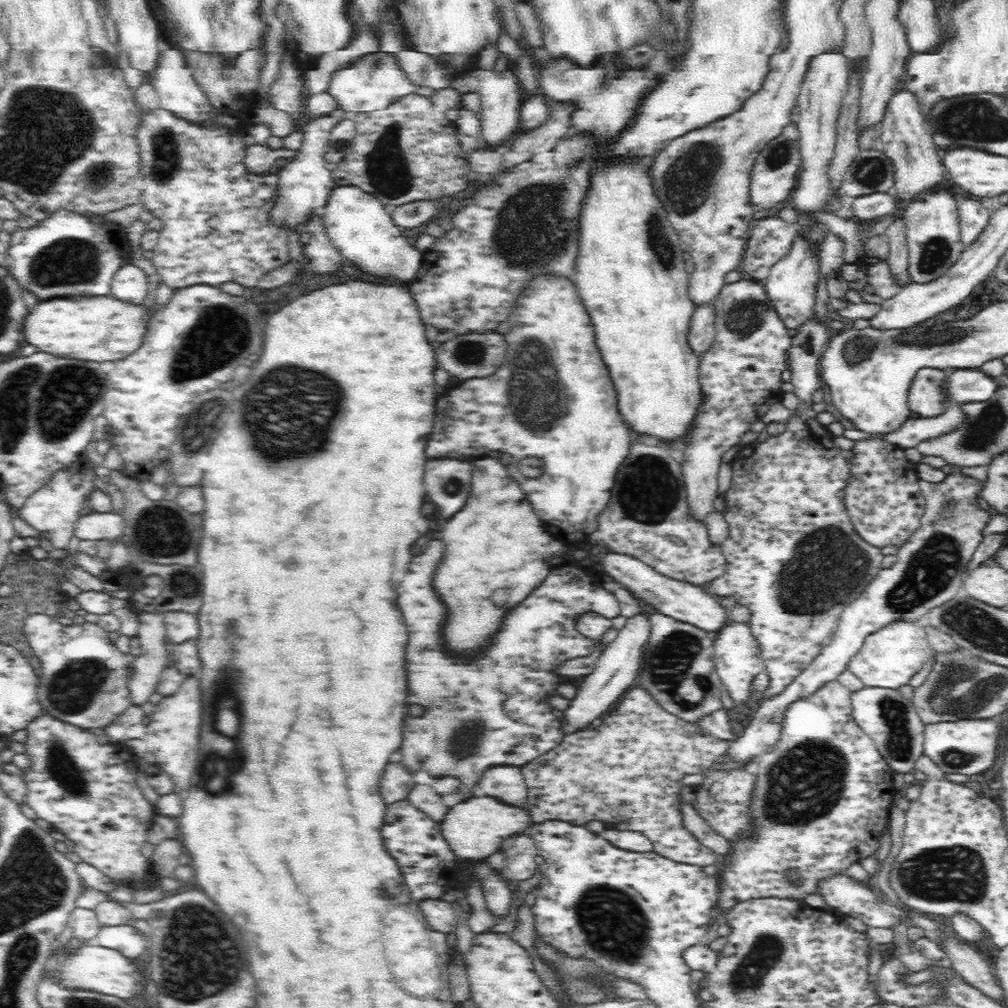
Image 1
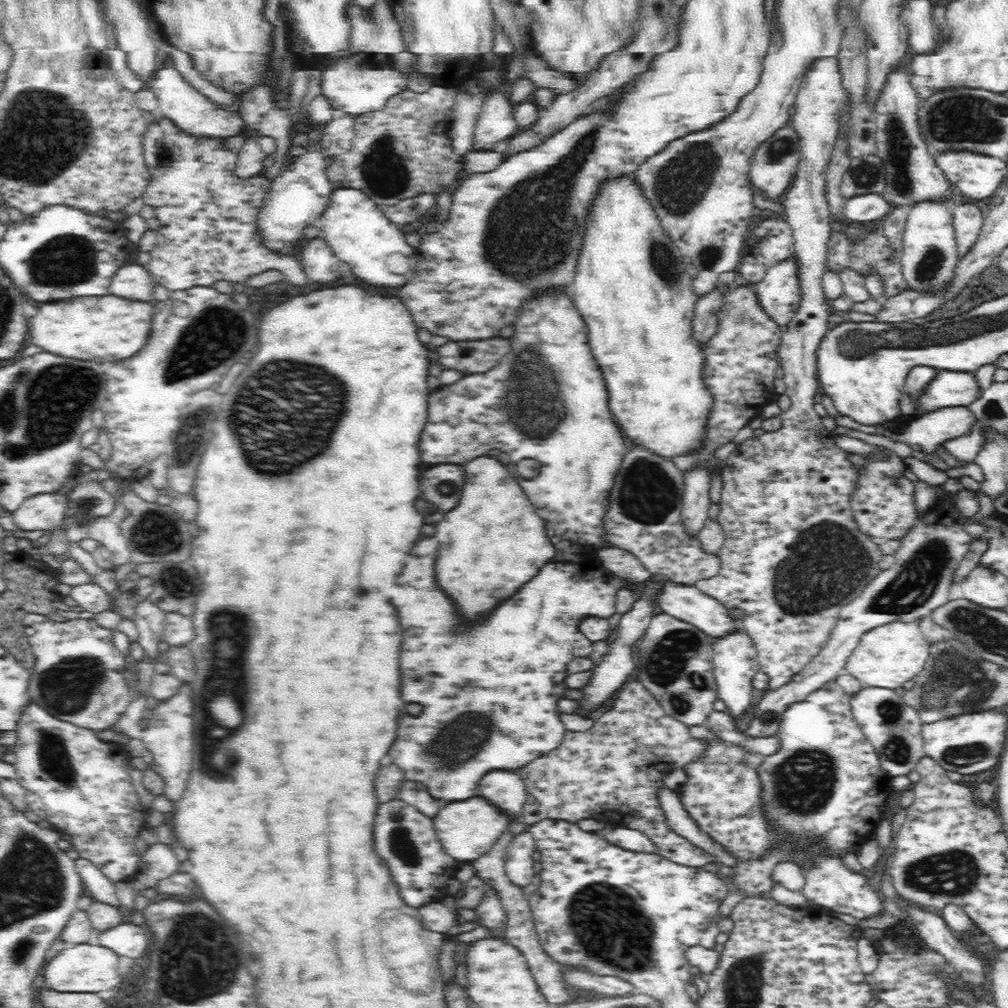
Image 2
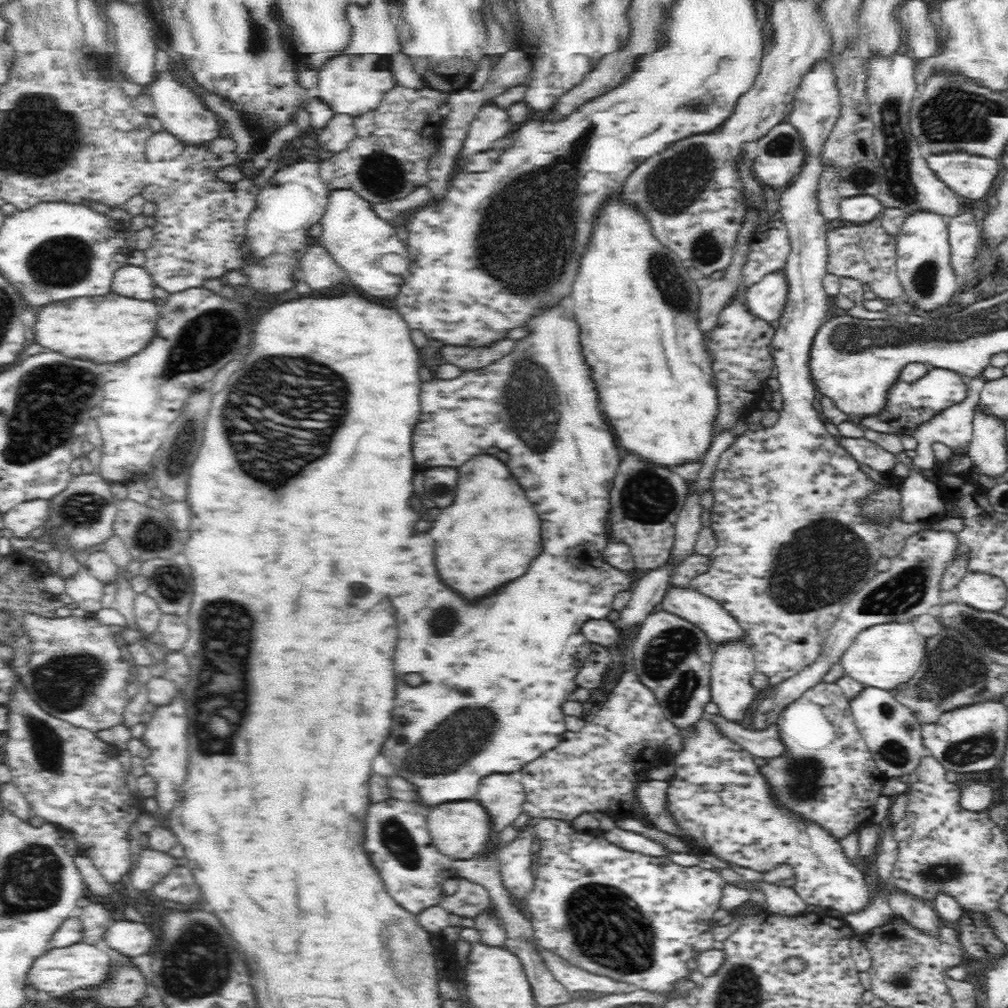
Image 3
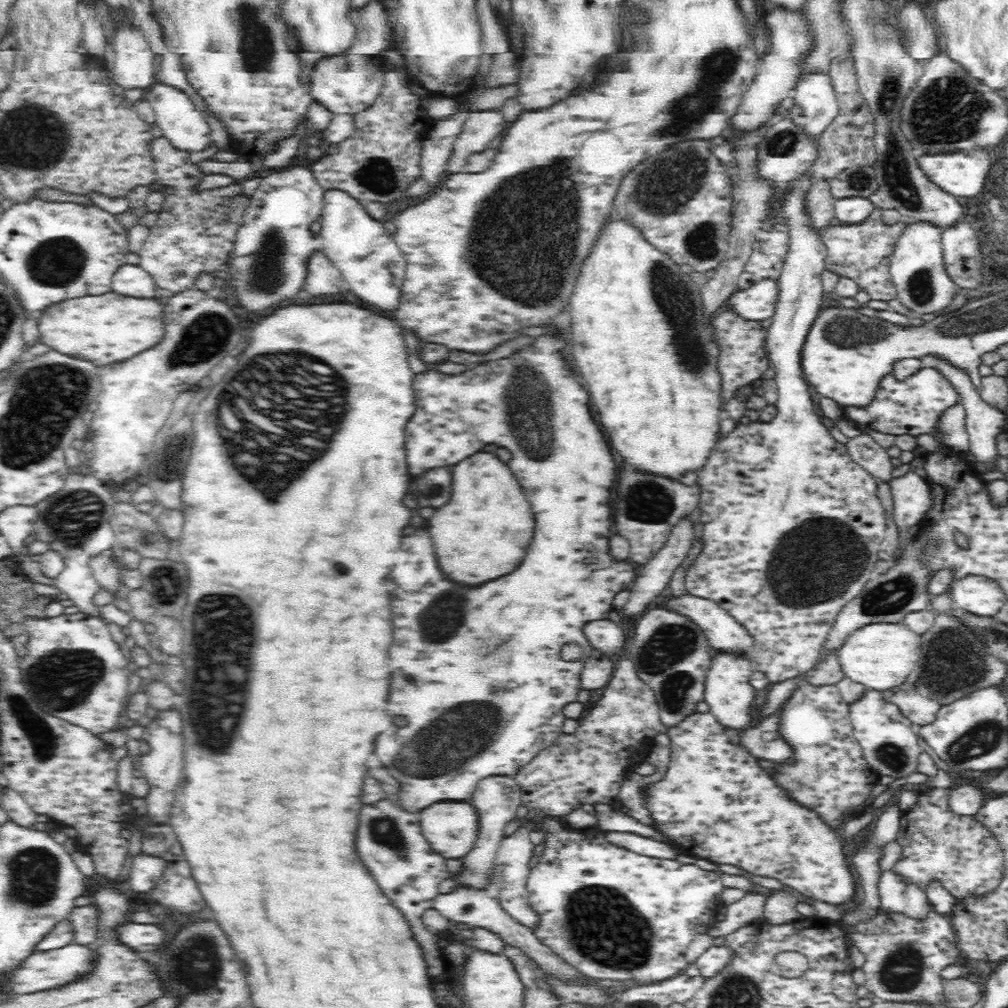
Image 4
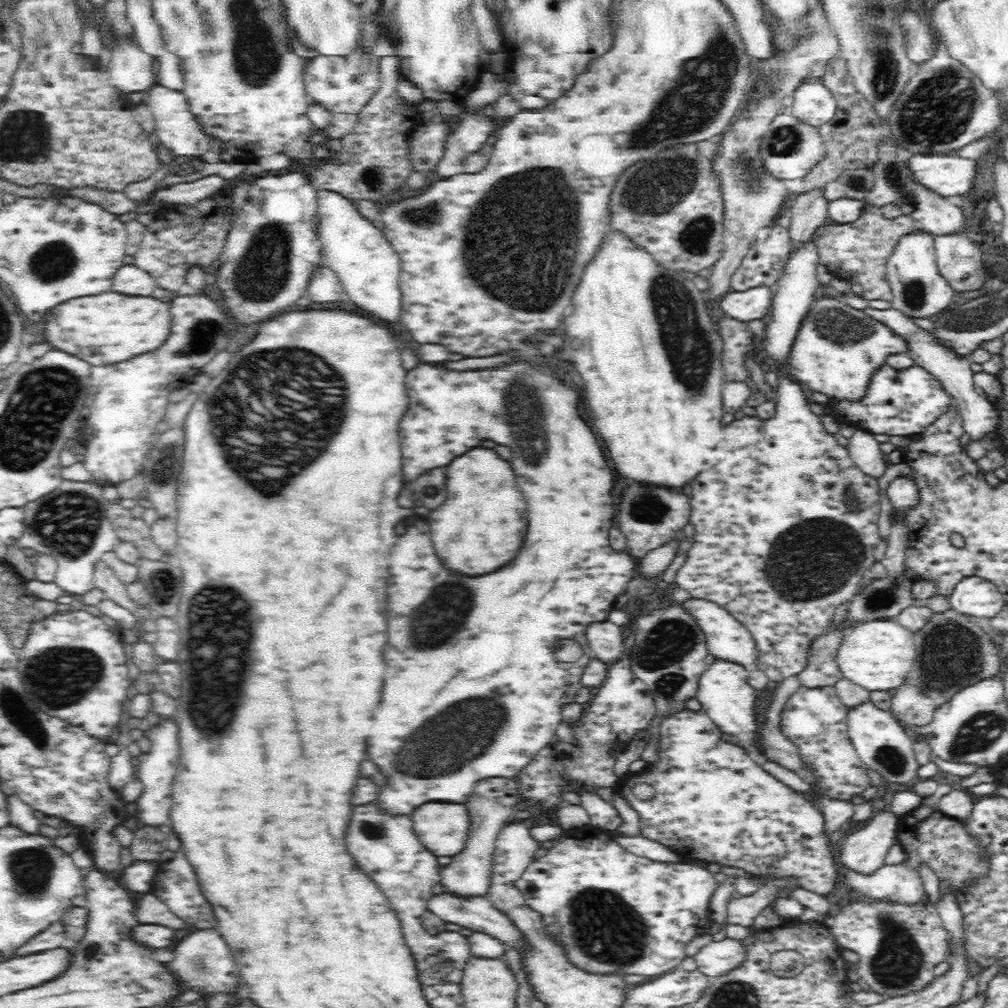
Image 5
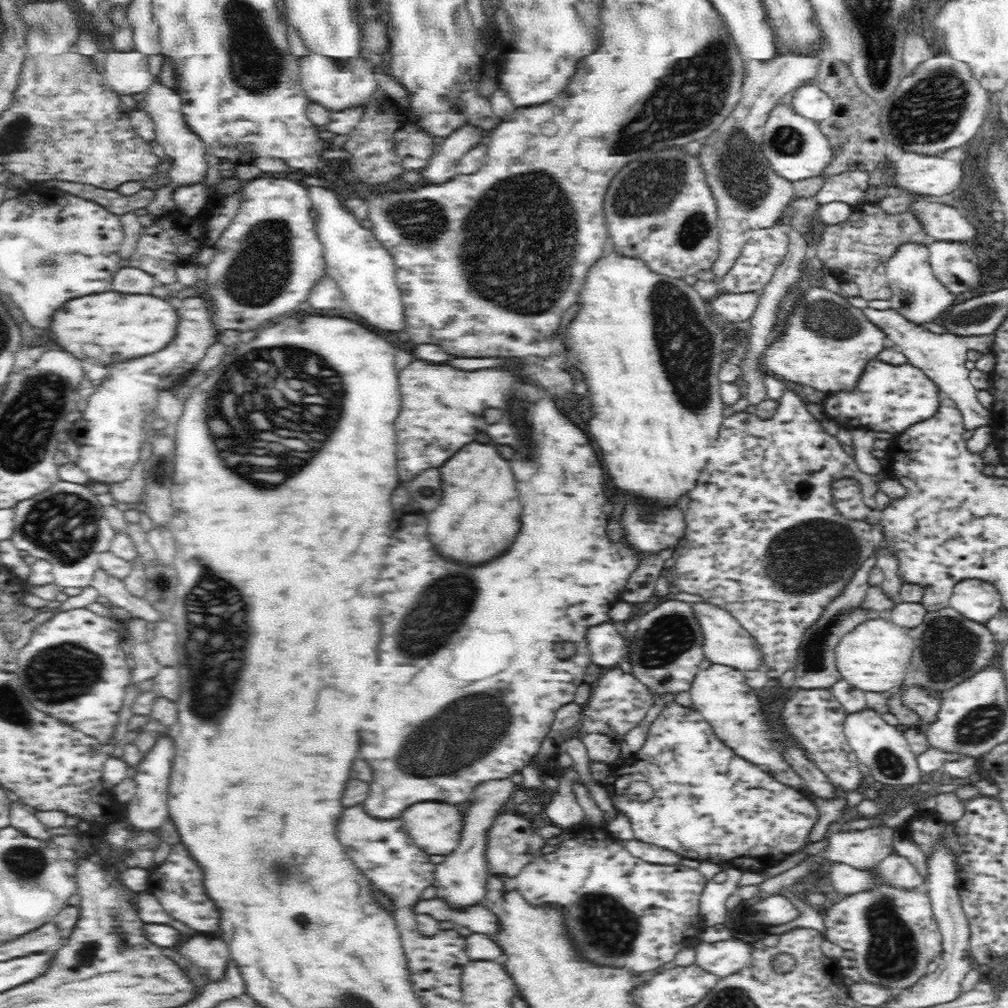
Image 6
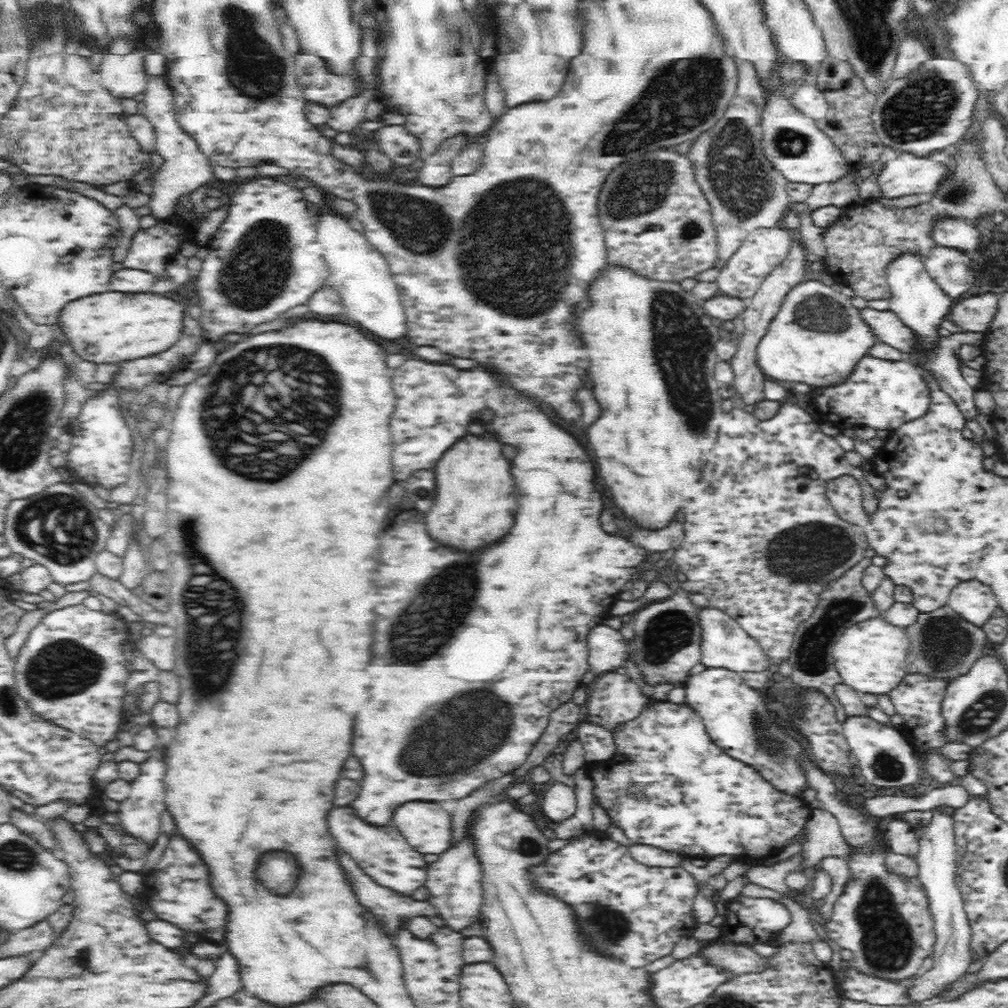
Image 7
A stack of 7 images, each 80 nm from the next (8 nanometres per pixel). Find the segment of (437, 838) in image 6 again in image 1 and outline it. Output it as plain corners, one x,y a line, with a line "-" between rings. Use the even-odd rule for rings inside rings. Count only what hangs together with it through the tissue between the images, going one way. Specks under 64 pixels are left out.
491,796
470,797
466,802
461,800
460,804
448,808
444,820
439,822
442,838
461,863
485,859
498,850
505,838
522,834
530,826
532,823
525,808
502,804

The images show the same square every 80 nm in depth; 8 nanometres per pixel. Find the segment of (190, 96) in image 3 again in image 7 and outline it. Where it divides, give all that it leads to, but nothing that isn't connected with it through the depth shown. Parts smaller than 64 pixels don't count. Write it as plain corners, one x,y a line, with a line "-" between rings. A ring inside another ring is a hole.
164,75
148,77
140,108
142,108
139,110
140,114
152,123
156,139
156,152
162,158
162,164
153,179
153,193
148,206
156,219
167,220
176,215
176,204
182,196
189,196
194,190
200,190
204,186
213,187
220,180
212,173
212,166
206,160
206,156
198,150
194,140
178,126
173,111
172,95

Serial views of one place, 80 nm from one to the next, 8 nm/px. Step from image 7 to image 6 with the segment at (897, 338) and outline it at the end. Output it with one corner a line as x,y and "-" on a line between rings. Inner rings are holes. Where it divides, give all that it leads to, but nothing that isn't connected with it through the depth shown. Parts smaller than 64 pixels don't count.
866,307
863,309
863,314
865,317
872,322
882,333
888,341
890,346
894,346
896,349
899,349
902,354
905,354
908,362
916,365
916,368
924,371
924,374
935,383
938,388
938,392
942,396
952,400
957,408
960,409
960,412
963,416
963,423
965,430
976,430
981,426
990,425
990,411
986,409
977,399
976,389
972,386
972,383
968,378
968,369
966,368
965,363
968,361
966,353
968,350
978,350
978,352
990,353
991,344
993,341
992,335
986,336
961,336
960,334
932,334
927,330
924,330
922,327
916,327
912,325
911,322
908,322
901,314
898,314
898,311
892,309
886,310
877,310
871,307

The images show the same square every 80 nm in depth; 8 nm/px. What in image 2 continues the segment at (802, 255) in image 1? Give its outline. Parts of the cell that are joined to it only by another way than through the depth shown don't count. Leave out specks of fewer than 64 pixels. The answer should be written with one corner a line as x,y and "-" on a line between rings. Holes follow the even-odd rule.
793,257
768,269
764,279
752,284
752,288
758,307
770,320
786,326
800,300
800,283
796,277
796,262

